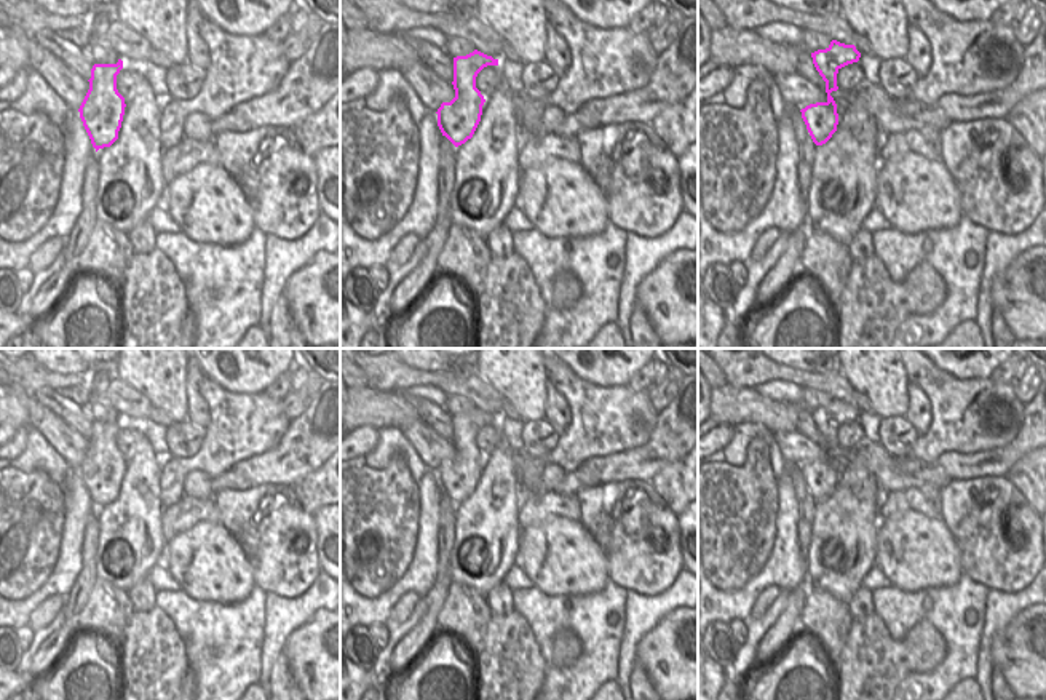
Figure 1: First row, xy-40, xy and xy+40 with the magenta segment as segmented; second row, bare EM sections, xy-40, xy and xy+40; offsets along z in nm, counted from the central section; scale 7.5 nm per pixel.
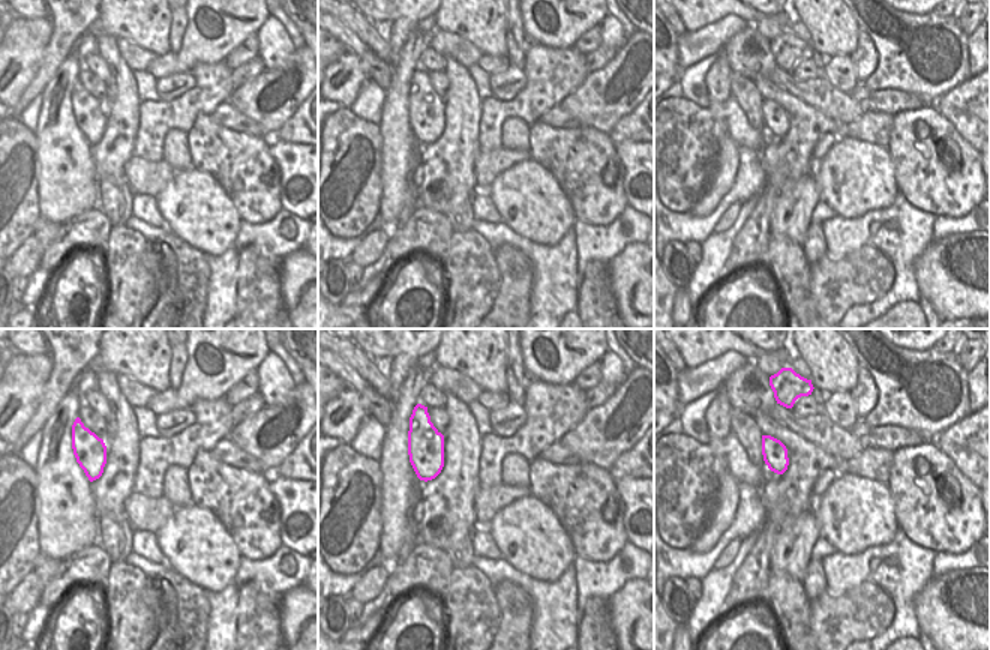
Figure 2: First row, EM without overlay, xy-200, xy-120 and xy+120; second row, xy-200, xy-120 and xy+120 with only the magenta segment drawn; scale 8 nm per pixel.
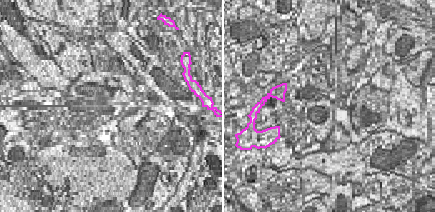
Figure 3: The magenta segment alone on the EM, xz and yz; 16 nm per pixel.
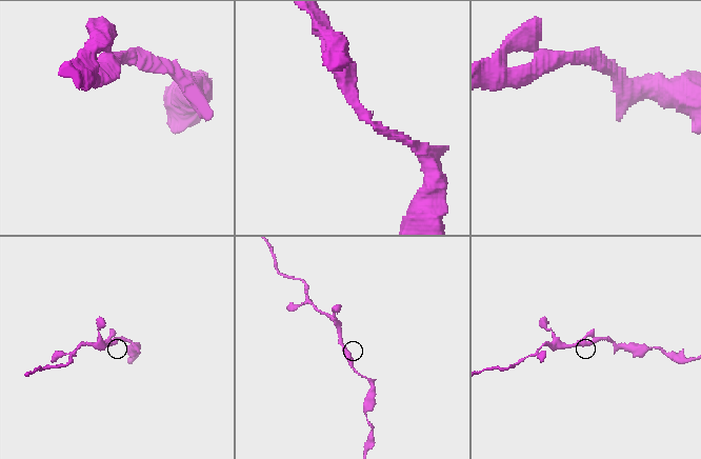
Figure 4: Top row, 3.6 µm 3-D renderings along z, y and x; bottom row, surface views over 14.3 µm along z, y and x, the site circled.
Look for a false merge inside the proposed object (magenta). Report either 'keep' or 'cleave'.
keep

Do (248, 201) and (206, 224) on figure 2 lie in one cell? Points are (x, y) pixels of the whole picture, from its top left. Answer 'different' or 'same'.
different

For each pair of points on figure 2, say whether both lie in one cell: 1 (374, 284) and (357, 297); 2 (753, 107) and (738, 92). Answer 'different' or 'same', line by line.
1: same
2: same

